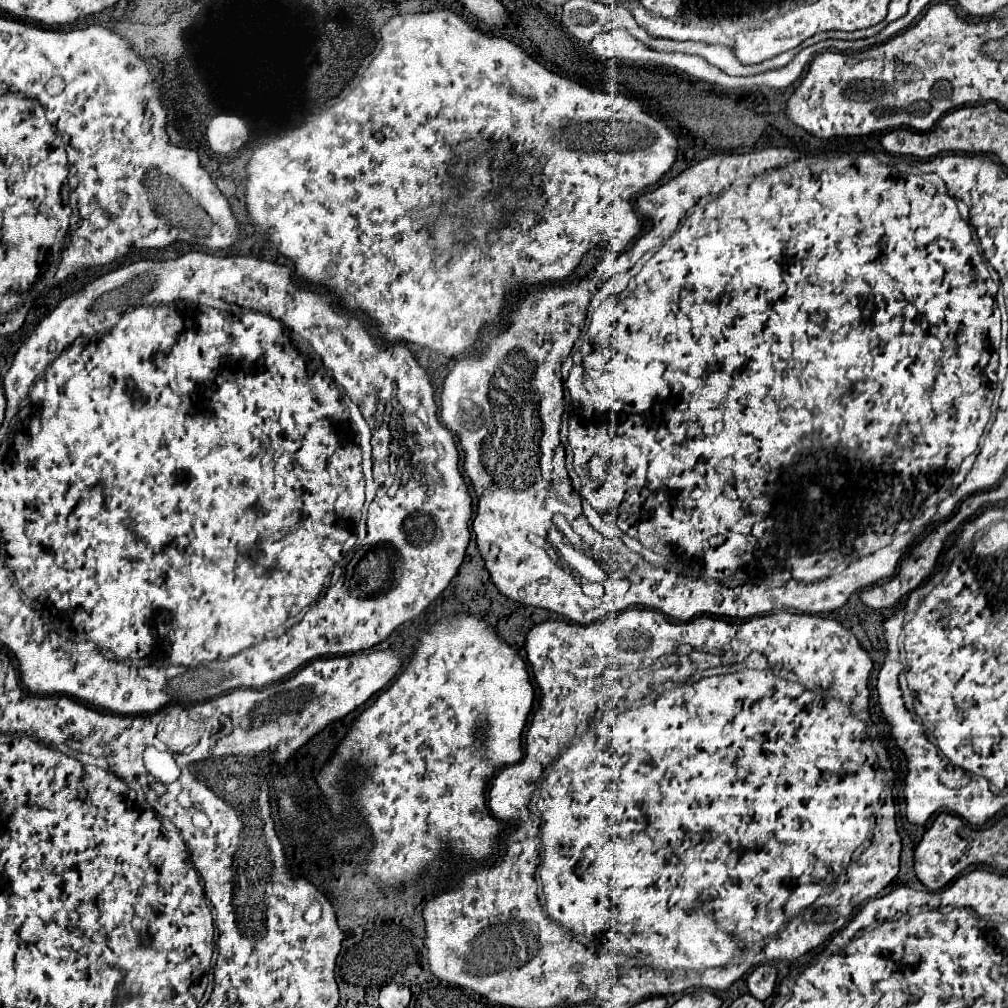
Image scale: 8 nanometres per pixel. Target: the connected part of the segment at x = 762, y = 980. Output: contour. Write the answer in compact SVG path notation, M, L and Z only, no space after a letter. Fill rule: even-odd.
M769 964L757 966L747 978L747 990L751 996L757 996L757 1000L763 1002L773 994L775 980L777 980L777 968L775 966L769 966Z

